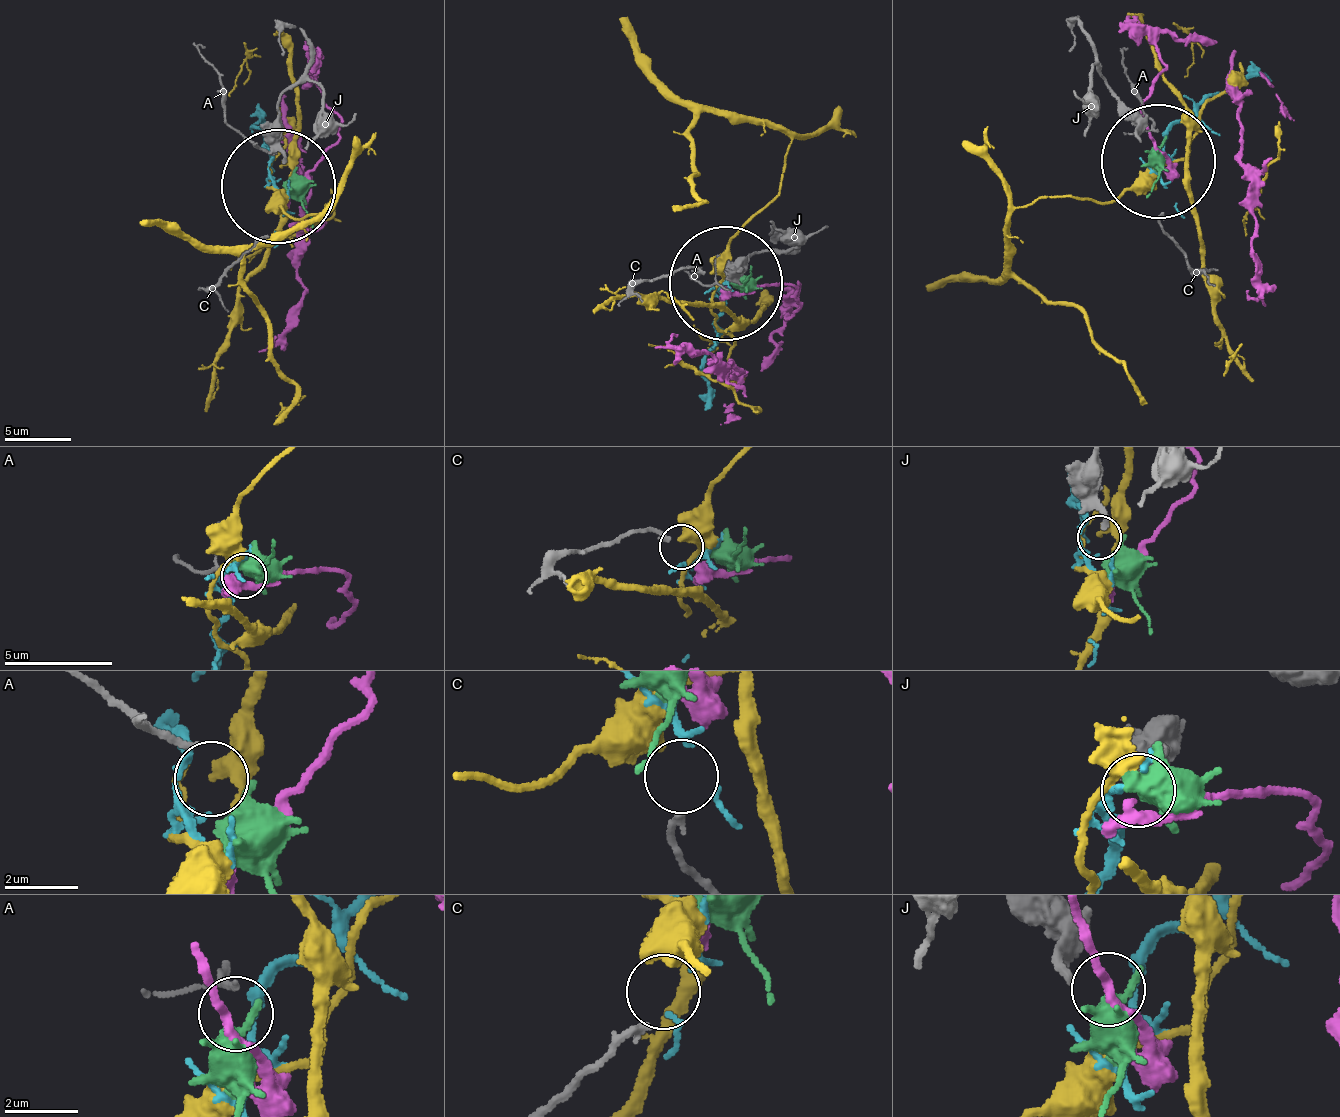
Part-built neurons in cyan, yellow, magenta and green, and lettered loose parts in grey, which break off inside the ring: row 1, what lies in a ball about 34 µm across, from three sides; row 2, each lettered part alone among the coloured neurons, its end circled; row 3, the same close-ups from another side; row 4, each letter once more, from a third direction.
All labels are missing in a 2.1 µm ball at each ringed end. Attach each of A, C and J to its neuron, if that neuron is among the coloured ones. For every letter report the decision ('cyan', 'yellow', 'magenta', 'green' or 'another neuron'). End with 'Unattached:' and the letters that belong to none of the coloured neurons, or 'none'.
A: another neuron
C: cyan
J: green
Unattached: A

